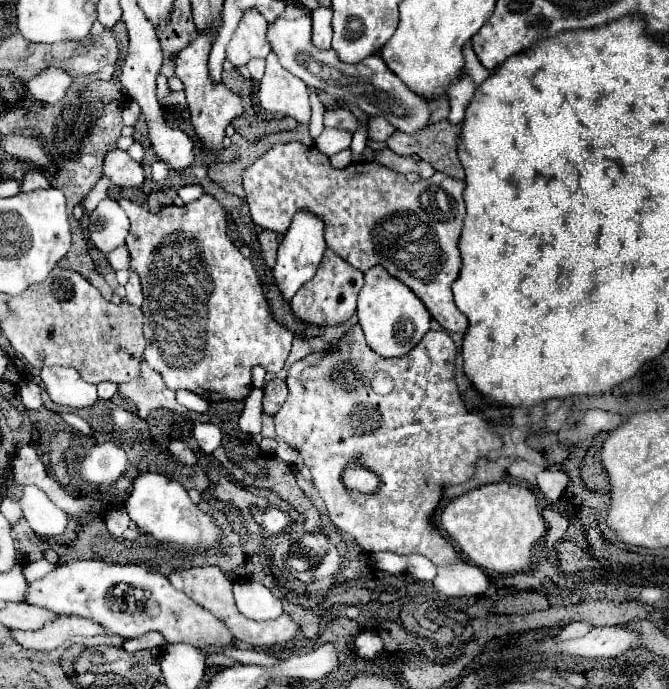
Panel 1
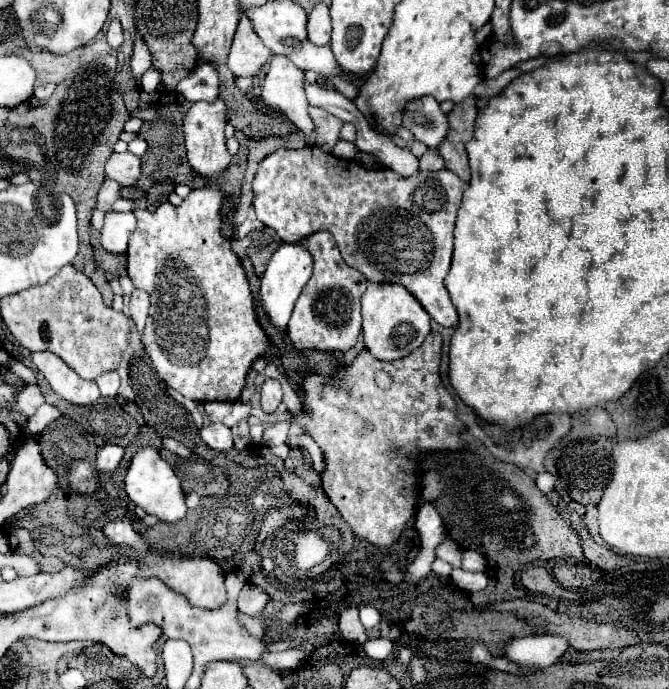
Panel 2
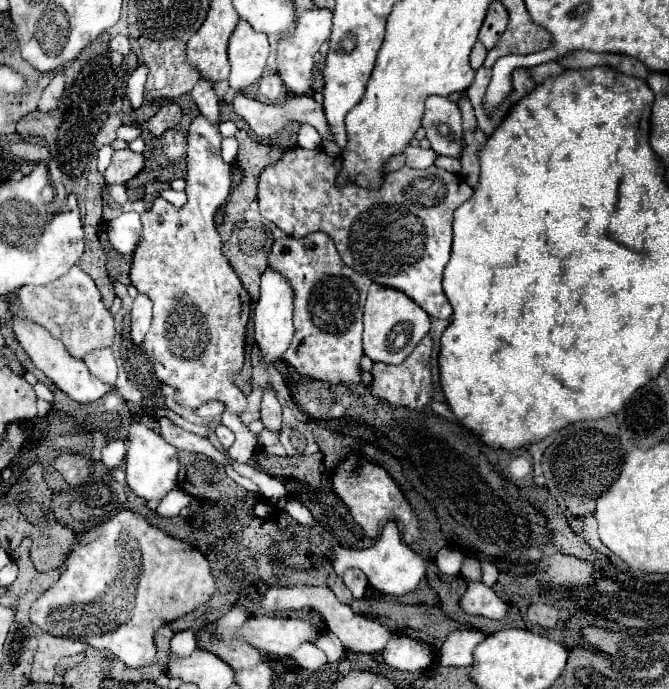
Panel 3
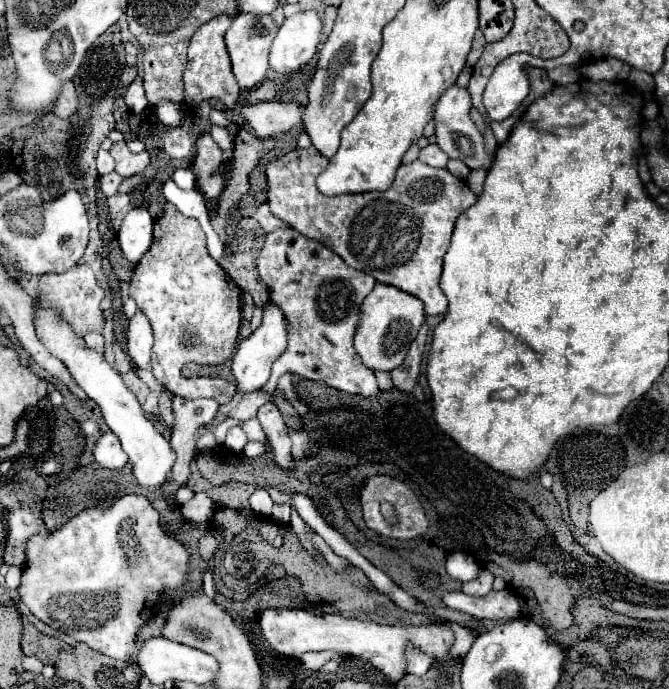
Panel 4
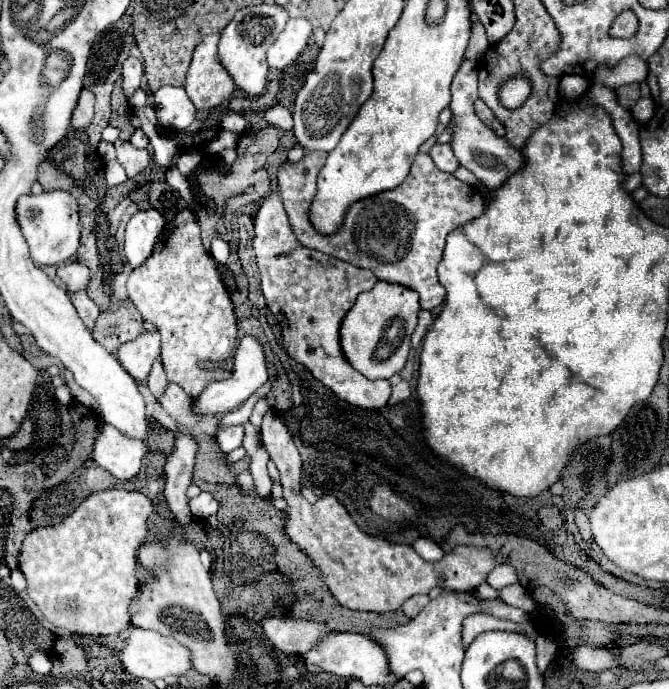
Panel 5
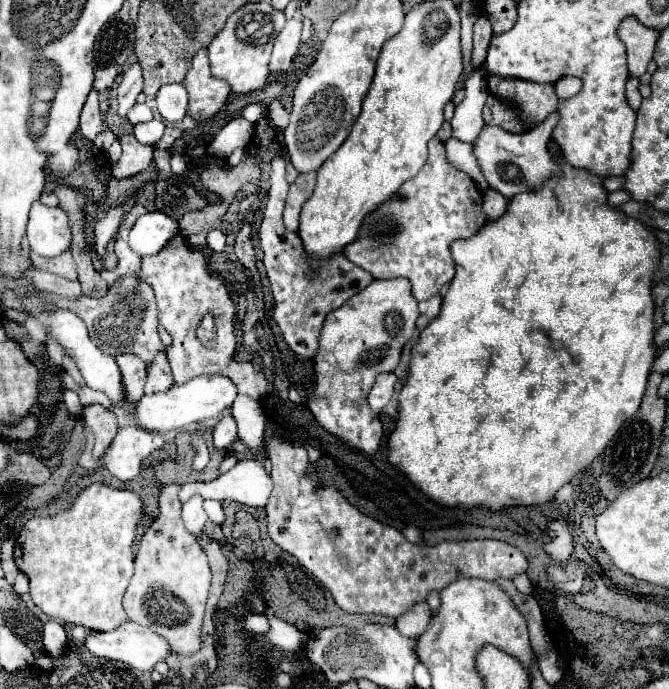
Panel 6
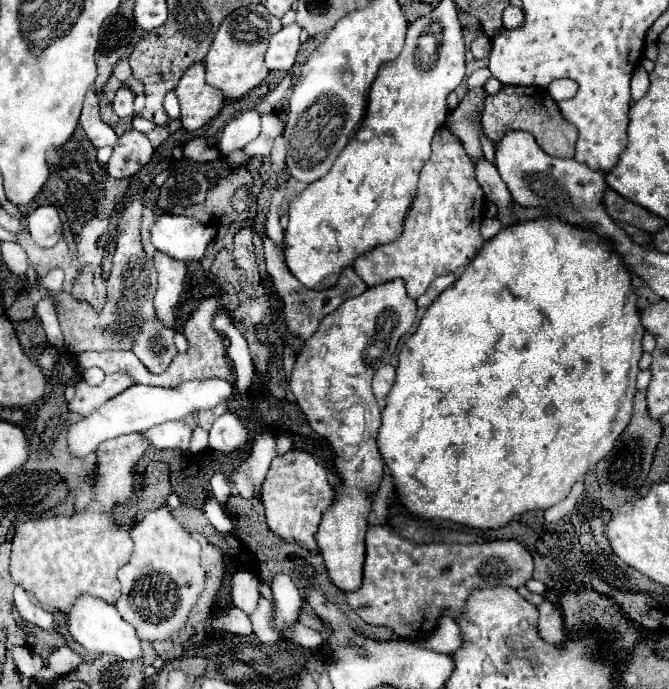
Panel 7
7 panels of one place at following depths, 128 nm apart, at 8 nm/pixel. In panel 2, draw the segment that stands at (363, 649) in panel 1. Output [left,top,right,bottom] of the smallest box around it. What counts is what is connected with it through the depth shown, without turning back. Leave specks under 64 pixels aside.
[364,638,394,660]

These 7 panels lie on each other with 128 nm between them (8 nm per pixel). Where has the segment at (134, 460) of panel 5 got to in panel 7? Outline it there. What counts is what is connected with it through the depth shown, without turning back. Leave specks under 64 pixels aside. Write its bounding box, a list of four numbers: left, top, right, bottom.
[140,422,192,452]

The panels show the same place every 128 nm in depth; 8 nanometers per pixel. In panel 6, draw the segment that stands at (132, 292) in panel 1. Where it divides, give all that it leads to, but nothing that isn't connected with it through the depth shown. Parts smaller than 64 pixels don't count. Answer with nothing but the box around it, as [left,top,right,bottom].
[116,354,146,404]

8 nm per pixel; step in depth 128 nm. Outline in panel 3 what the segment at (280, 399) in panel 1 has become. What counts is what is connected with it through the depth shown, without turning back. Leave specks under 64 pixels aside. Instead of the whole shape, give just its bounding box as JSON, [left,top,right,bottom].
[260,386,282,432]

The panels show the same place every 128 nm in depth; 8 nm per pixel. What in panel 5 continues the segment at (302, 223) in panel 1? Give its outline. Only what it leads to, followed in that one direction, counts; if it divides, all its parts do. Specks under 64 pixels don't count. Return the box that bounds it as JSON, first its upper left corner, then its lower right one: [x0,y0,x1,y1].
[196,336,268,414]

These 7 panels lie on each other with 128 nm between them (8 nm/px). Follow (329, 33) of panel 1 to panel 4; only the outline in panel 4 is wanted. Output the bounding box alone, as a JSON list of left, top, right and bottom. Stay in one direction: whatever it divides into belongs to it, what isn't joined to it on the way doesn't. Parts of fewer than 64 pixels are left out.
[270,10,322,74]

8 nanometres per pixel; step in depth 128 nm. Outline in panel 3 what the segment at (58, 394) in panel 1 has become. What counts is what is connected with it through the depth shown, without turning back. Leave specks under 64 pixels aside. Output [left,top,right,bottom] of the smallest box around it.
[14,316,114,404]

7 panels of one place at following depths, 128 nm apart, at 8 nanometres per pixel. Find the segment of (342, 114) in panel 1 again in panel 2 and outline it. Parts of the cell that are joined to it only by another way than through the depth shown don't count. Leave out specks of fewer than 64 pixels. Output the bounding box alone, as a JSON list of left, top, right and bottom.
[310,106,342,152]

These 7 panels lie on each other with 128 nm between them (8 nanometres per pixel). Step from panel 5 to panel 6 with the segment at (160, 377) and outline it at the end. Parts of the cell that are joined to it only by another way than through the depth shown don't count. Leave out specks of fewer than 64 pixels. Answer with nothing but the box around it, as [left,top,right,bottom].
[46,278,164,362]

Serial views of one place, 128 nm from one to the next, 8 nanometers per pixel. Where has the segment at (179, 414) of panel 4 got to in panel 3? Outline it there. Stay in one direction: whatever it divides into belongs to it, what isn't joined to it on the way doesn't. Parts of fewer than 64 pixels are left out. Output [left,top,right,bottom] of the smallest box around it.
[196,402,226,420]

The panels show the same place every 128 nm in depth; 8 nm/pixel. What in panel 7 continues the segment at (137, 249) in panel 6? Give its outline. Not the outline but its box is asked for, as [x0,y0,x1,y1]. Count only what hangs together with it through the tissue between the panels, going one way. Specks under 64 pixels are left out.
[150,214,216,262]

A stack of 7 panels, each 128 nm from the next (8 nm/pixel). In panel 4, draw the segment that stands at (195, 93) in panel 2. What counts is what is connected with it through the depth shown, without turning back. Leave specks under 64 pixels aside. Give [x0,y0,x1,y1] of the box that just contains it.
[210,124,234,150]

